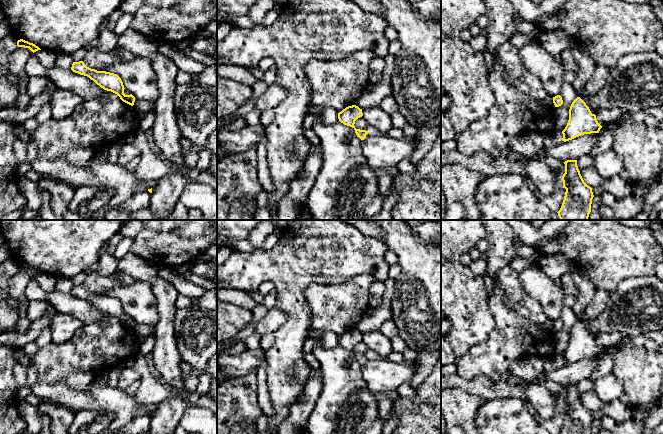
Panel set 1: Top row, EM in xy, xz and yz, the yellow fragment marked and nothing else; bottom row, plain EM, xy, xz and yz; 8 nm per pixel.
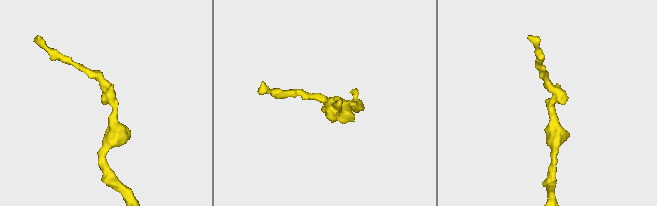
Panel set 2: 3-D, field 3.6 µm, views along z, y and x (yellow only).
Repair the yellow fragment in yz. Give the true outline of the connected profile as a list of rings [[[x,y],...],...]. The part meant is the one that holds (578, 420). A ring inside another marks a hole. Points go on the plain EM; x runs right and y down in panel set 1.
[[[567,384],[564,388],[562,405],[566,416],[560,434],[591,434],[594,419],[580,398],[577,384]]]

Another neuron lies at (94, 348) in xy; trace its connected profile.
[[[105,314],[101,321],[83,325],[67,342],[51,342],[39,348],[32,362],[38,369],[40,381],[49,384],[64,381],[73,390],[82,391],[92,384],[101,372],[125,363],[136,354],[138,335],[123,326],[117,318]]]

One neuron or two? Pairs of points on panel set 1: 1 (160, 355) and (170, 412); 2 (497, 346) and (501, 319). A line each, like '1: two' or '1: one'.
1: two
2: one

